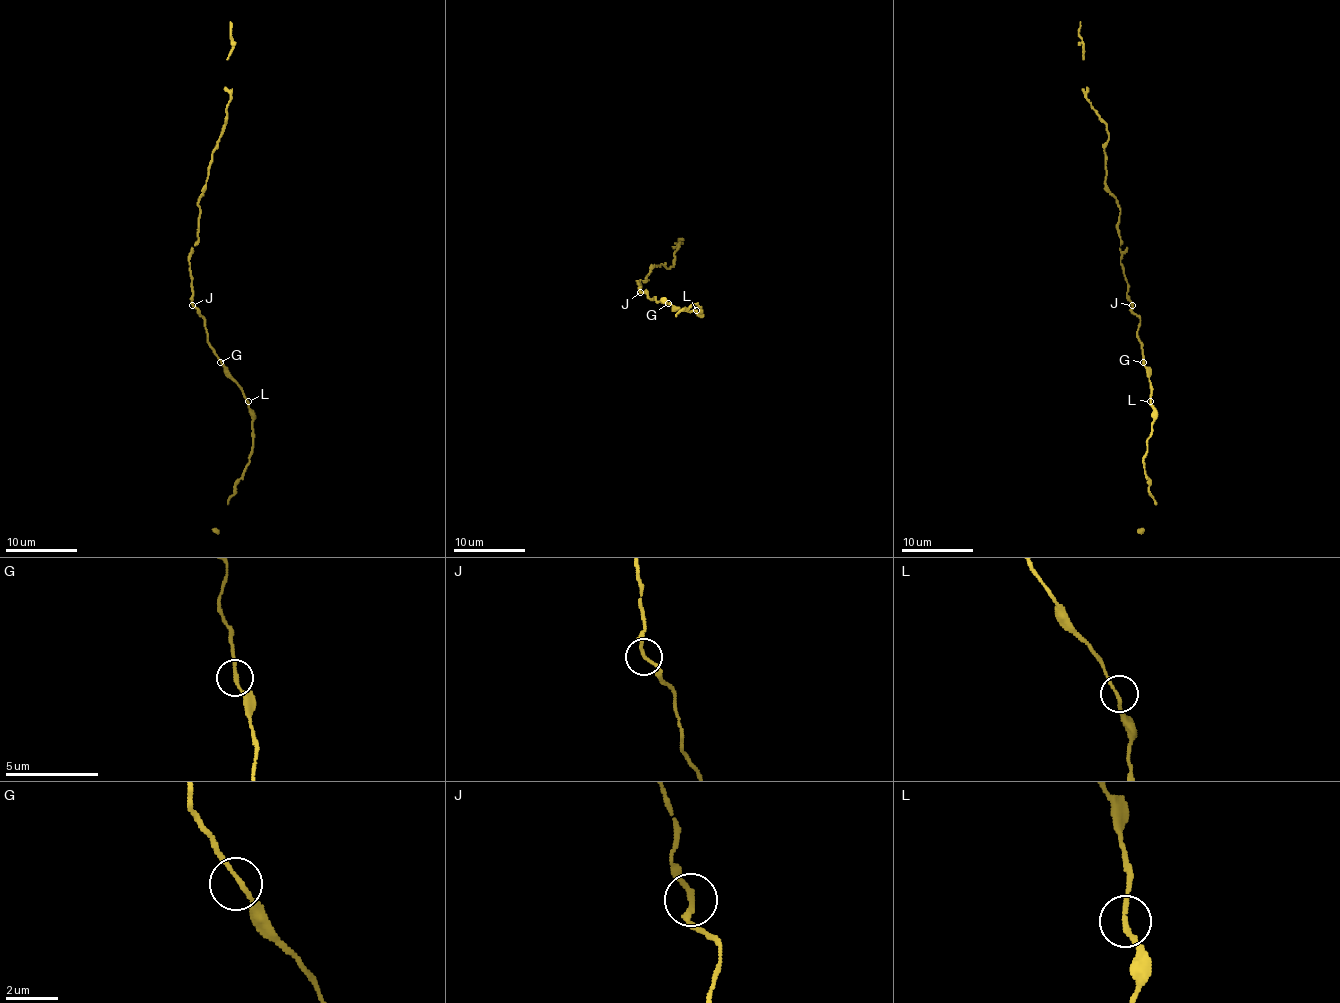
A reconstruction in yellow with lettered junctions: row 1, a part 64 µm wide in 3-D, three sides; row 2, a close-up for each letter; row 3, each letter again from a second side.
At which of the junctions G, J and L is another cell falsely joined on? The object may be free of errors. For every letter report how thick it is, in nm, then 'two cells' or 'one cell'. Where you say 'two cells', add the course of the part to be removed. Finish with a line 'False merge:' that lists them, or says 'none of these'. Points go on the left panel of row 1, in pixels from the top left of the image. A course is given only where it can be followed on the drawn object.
G: 160 nm | one cell
J: 180 nm | one cell
L: 170 nm | one cell
False merge: none of these

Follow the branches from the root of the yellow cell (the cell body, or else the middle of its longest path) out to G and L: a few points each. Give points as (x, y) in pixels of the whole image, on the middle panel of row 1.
G: (639, 287), (652, 299), (655, 298), (657, 301), (668, 303)
L: (639, 287), (652, 299), (655, 298), (657, 301), (684, 310), (696, 310)

